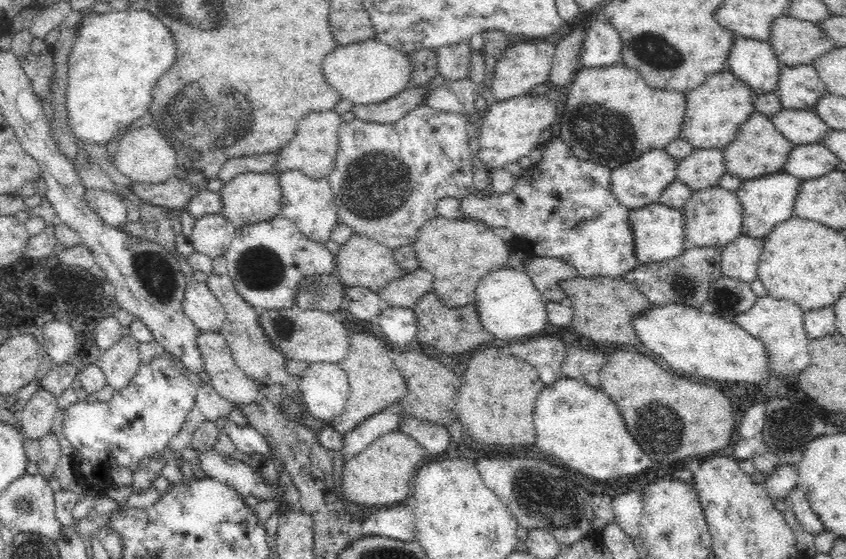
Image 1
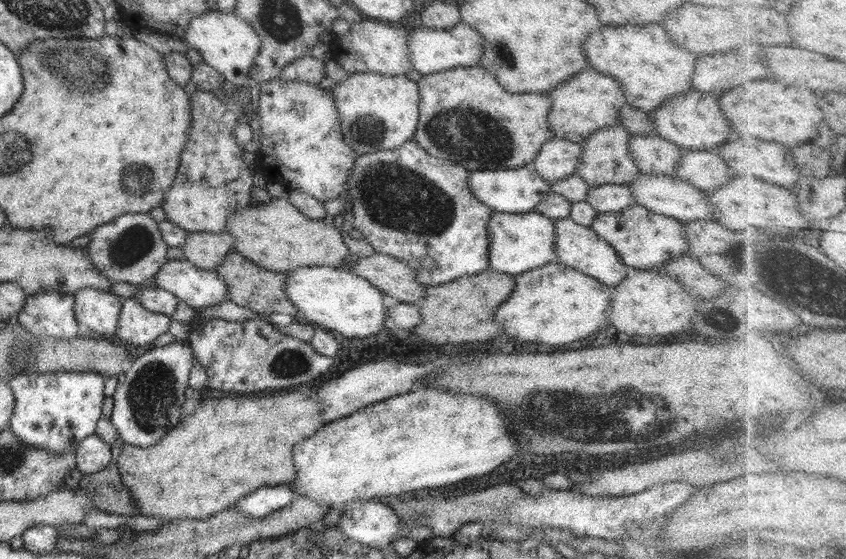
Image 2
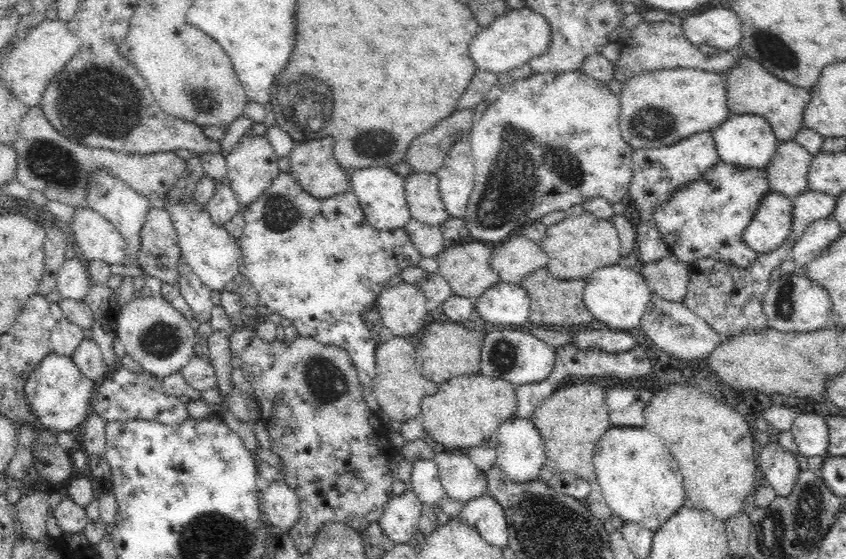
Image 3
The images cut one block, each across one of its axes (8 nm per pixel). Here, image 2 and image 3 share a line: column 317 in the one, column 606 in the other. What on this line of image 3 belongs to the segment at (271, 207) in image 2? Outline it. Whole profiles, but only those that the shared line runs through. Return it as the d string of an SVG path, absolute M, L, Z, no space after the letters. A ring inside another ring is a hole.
M592 213L566 216L561 222L546 226L546 237L540 242L540 247L548 253L546 271L556 279L586 279L594 270L603 266L622 263L622 246L616 228L612 222L594 217Z

